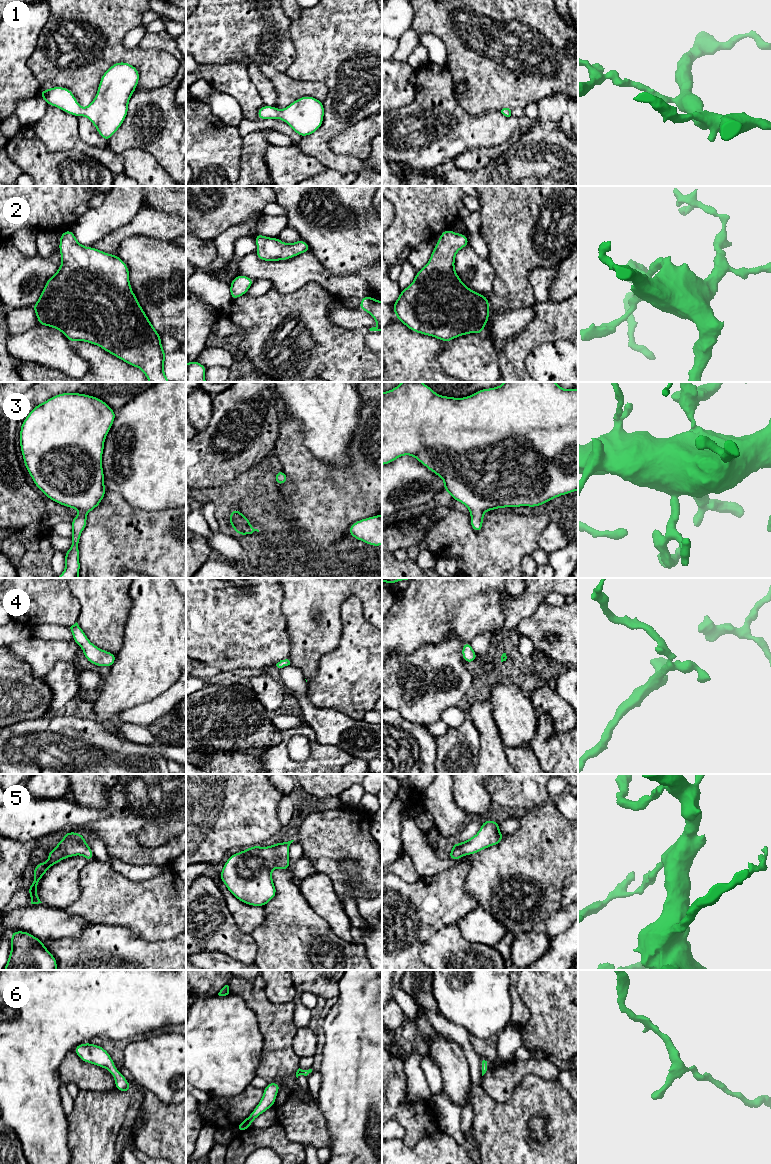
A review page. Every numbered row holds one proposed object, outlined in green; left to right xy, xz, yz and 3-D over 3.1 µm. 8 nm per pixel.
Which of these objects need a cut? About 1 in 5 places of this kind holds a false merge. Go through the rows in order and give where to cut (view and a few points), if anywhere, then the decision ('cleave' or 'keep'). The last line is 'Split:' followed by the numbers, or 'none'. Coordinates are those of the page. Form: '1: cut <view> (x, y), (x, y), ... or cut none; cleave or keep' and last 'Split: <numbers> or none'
1: cut none; keep
2: cut none; keep
3: cut none; keep
4: cut none; keep
5: cut none; keep
6: cut none; keep
Split: none

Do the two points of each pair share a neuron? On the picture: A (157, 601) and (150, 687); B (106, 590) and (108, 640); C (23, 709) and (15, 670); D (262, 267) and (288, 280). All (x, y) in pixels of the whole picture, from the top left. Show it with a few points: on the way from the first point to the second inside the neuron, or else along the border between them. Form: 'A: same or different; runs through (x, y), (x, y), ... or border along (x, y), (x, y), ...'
A: same; runs through (154, 622), (154, 654), (150, 661), (150, 666)
B: same; runs through (106, 602), (106, 628)
C: same; runs through (21, 699), (15, 693), (15, 680)
D: same; runs through (268, 270), (282, 274)

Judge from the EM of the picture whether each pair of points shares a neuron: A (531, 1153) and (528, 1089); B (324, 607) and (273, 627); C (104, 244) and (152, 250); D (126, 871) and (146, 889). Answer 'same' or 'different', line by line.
A: same
B: different
C: different
D: different

